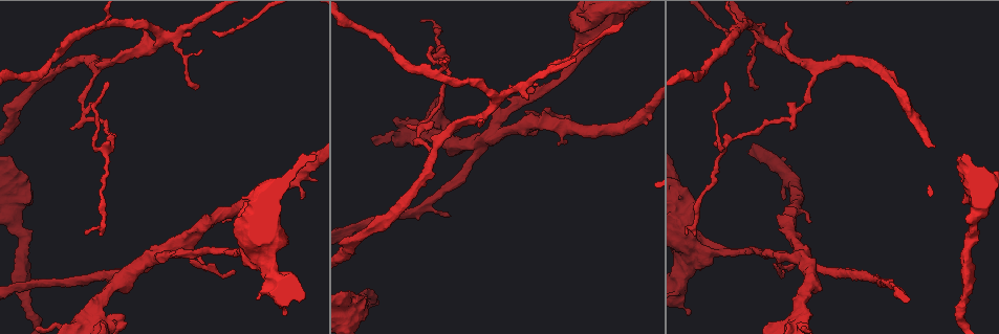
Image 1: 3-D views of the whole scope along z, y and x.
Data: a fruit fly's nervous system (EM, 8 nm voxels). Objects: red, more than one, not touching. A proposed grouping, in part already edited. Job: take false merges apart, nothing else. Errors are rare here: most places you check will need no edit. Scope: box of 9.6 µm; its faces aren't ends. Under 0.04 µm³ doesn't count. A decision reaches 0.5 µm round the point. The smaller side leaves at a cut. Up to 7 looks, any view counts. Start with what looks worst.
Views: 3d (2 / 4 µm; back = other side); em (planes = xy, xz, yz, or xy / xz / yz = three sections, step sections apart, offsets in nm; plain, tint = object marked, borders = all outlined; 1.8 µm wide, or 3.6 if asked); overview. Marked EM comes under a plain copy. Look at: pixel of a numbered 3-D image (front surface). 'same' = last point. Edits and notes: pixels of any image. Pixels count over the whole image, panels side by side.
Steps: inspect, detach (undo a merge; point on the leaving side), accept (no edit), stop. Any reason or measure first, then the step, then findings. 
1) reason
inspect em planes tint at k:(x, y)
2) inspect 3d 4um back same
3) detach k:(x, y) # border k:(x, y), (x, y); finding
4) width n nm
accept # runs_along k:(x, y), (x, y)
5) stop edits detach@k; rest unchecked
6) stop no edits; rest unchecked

inspect em planes tint at 1:(158, 257)

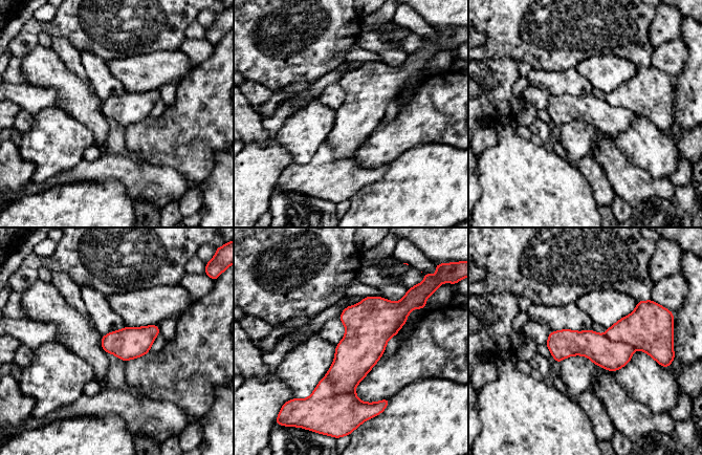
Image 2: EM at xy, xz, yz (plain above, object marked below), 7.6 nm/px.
detach 2:(326, 412) # two neurons meet here

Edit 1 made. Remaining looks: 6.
redraw
inspect overview

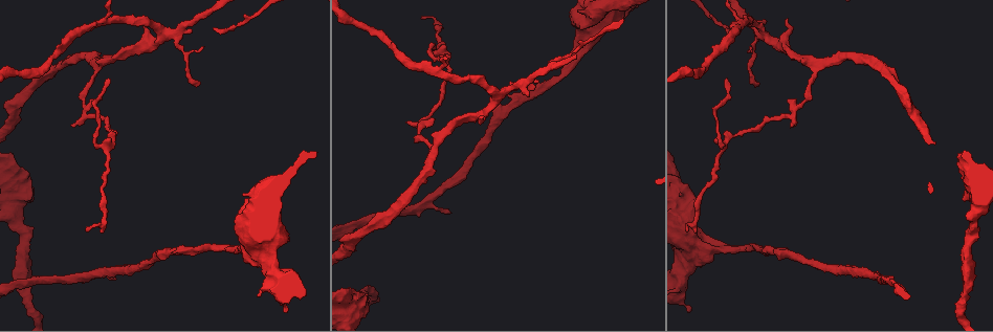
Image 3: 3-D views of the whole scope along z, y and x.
inspect 3d 4um at 3:(350, 310)

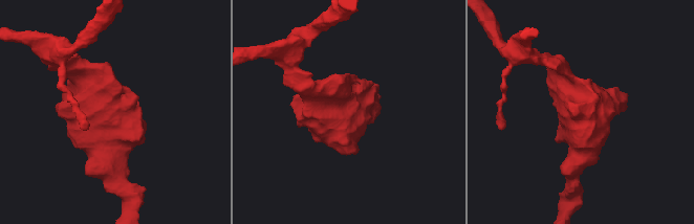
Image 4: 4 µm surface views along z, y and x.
shape alone is not enough
inspect em 3.6um xz step 8 tint at 4:(118, 126)

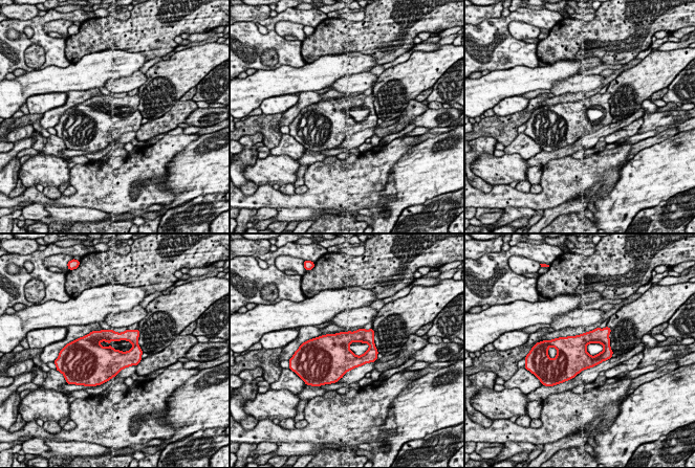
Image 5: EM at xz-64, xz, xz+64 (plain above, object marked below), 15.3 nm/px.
width 400 nm
accept # all the same neuron

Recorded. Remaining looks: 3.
three-way junction
inspect 3d 4um at 3:(808, 61)

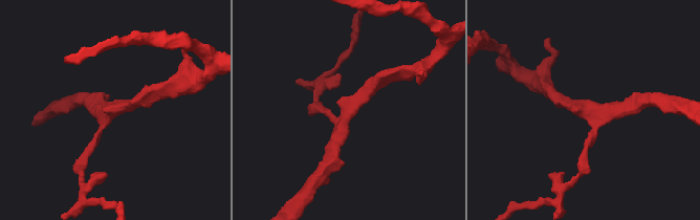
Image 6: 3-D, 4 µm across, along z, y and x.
inspect em planes tint at 6:(114, 109)

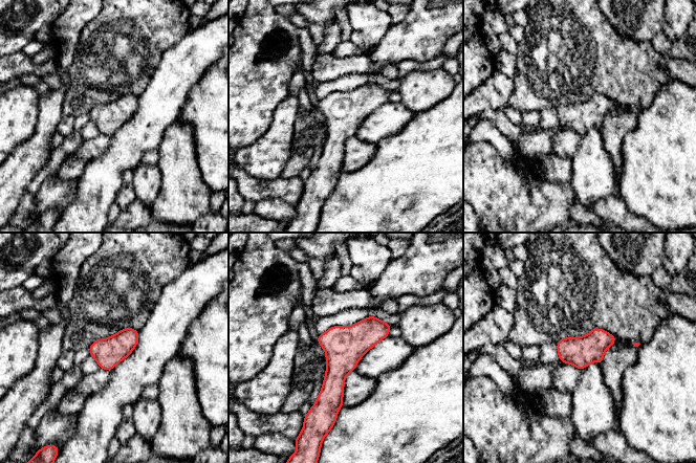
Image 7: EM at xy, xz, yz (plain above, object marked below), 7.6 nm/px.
accept # runs_along 7:(376, 321), (342, 355), (334, 412); continuous, no second neuron

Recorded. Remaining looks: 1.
stop edits detach@2; rest unchecked

